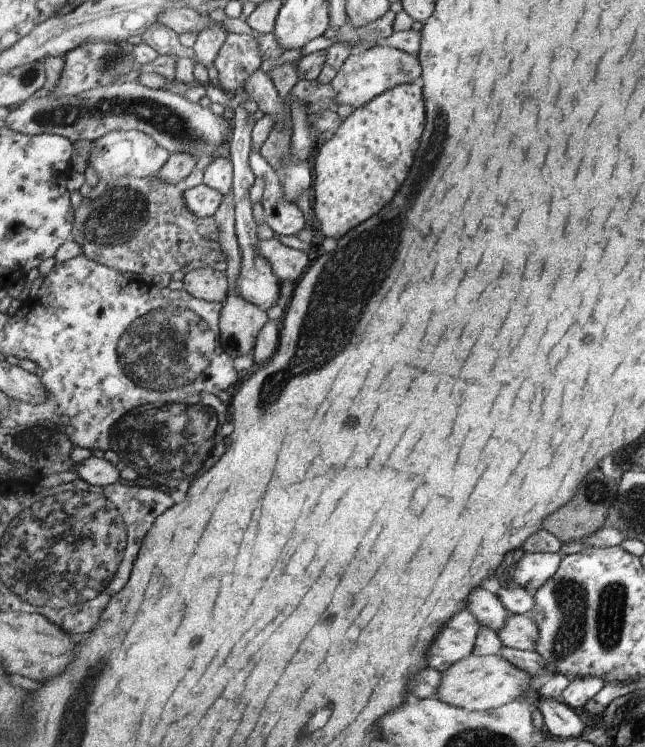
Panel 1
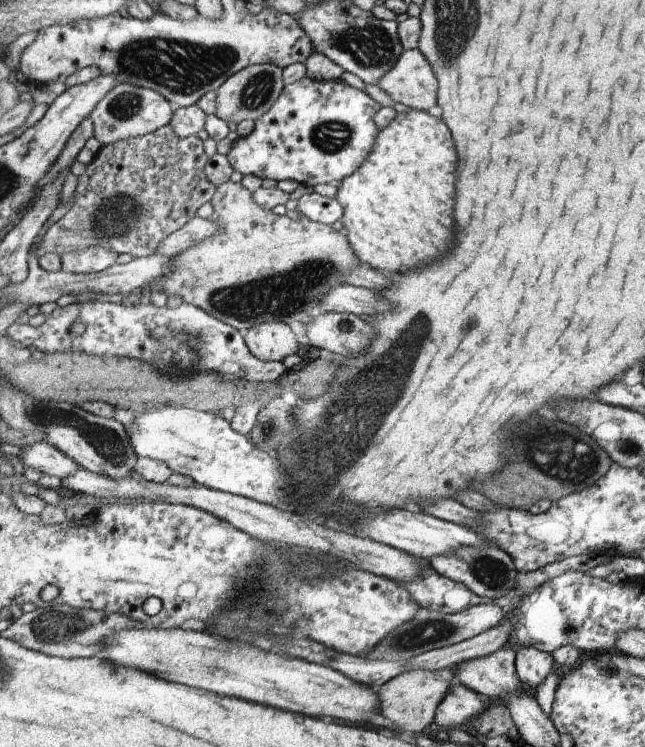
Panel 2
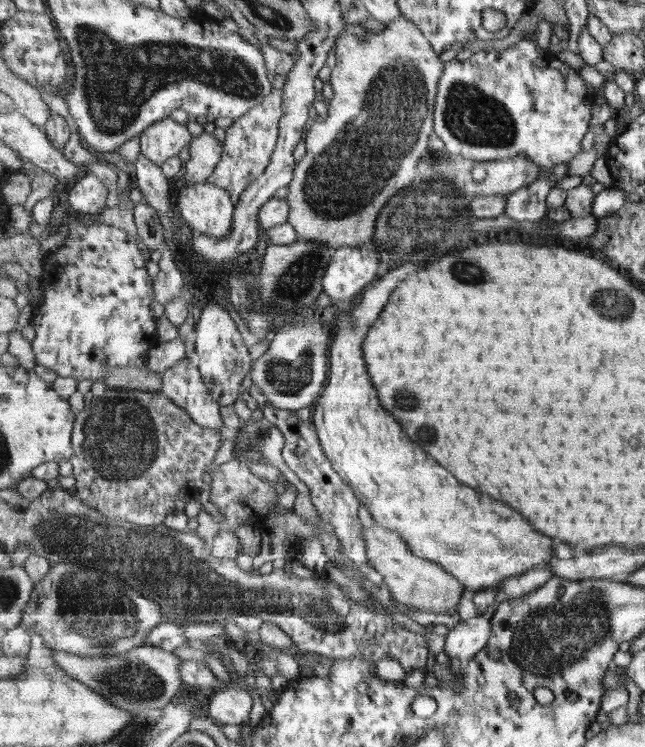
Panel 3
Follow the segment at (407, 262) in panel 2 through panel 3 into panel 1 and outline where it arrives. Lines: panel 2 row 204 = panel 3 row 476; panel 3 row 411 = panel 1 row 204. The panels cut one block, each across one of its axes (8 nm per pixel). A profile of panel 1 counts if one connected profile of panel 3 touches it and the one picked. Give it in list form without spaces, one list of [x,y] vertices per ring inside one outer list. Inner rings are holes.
[[[414,83],[394,87],[377,96],[365,107],[355,109],[344,120],[344,124],[332,138],[325,141],[316,157],[314,211],[317,220],[321,223],[321,232],[324,236],[341,239],[349,230],[375,216],[385,204],[393,200],[393,196],[397,194],[397,190],[401,188],[413,166],[423,132],[425,132],[423,86]]]

